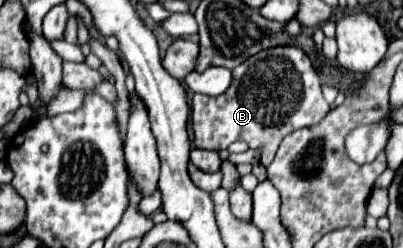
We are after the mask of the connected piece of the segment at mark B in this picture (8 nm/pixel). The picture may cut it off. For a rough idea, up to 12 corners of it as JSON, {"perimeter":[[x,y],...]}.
{"perimeter":[[298,46],[234,68],[220,96],[194,94],[194,146],[262,148],[330,110]]}

